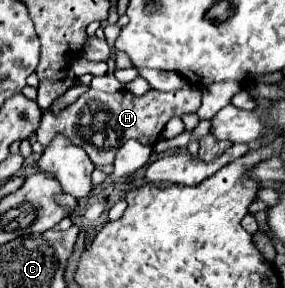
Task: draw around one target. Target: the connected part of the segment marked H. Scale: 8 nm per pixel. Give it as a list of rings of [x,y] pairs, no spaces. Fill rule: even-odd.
[[[188,85],[174,93],[162,93],[162,91],[150,89],[148,93],[144,93],[140,97],[132,95],[126,89],[116,91],[116,93],[88,89],[84,95],[78,97],[76,103],[66,107],[58,117],[46,111],[42,115],[36,137],[46,147],[56,133],[64,133],[64,135],[68,135],[68,139],[72,139],[72,143],[84,147],[84,151],[88,153],[90,161],[96,167],[106,167],[106,165],[114,163],[116,151],[128,139],[136,139],[142,145],[154,145],[158,141],[164,125],[168,123],[168,119],[198,111],[198,107],[200,107],[200,89],[194,85]],[[84,109],[90,109],[88,117],[82,115]]]

